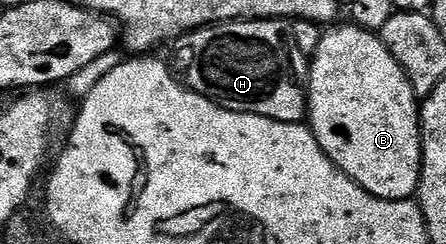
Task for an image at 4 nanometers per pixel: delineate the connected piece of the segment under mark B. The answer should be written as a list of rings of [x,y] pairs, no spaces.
[[[345,21],[342,27],[337,26],[330,26],[322,34],[319,49],[311,56],[311,62],[307,67],[307,126],[319,141],[323,153],[327,153],[329,160],[367,193],[371,193],[380,199],[413,199],[418,194],[421,186],[421,113],[419,97],[413,91],[411,81],[403,73],[399,61],[395,61],[395,57],[391,57],[391,53],[387,49],[387,45],[381,40],[380,34],[366,31],[362,27],[355,27],[349,21]]]

